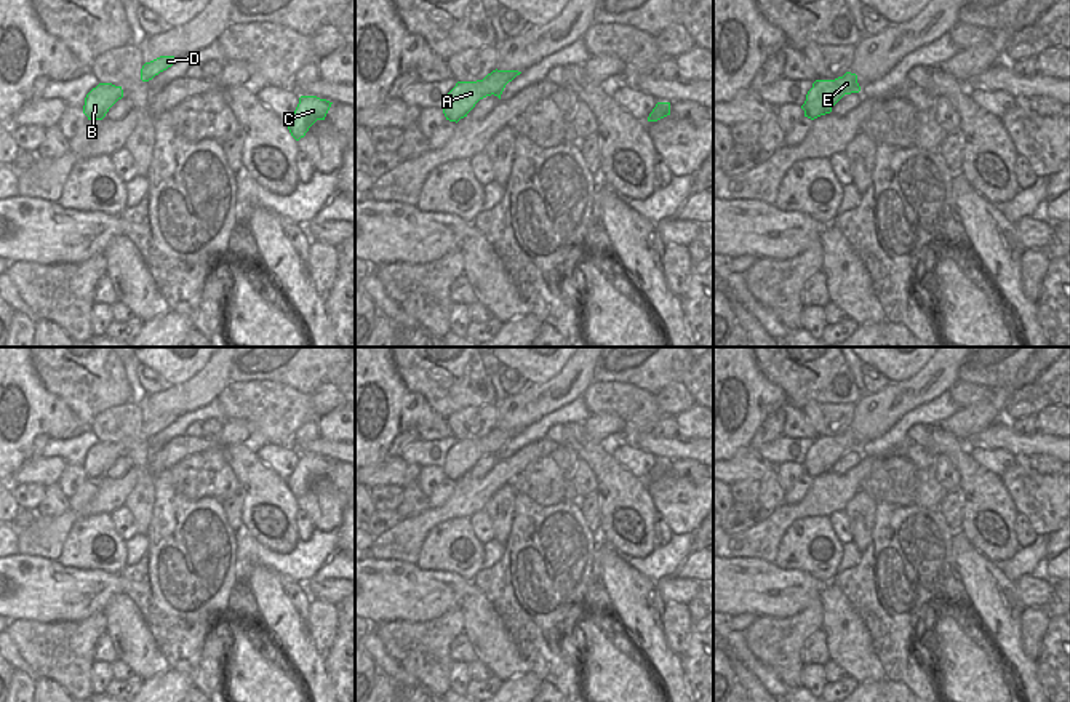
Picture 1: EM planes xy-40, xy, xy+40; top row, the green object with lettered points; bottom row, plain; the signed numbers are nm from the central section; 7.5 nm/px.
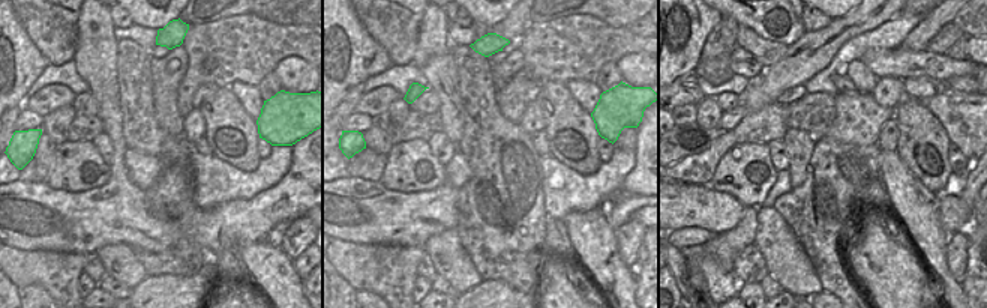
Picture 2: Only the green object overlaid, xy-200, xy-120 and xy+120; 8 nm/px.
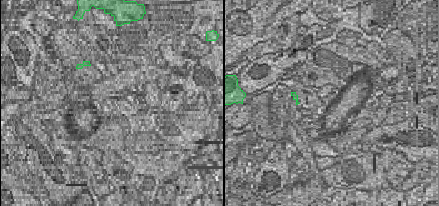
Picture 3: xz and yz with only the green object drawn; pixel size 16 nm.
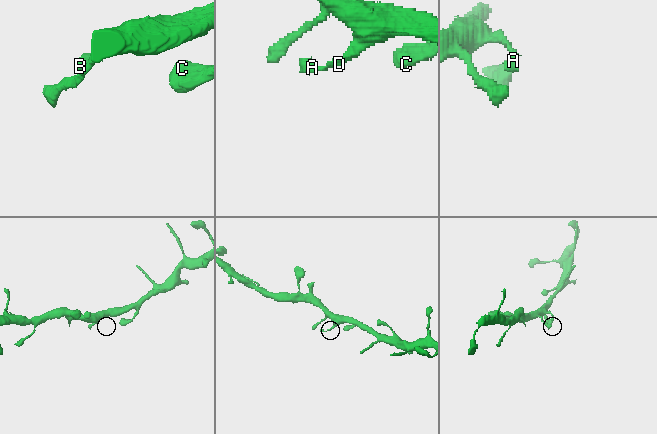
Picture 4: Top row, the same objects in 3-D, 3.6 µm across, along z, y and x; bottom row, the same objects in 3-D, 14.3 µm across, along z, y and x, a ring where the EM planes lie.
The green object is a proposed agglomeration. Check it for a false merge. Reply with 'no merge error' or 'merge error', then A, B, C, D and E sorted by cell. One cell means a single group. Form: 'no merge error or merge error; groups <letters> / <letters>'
no merge error; groups A B C D E

